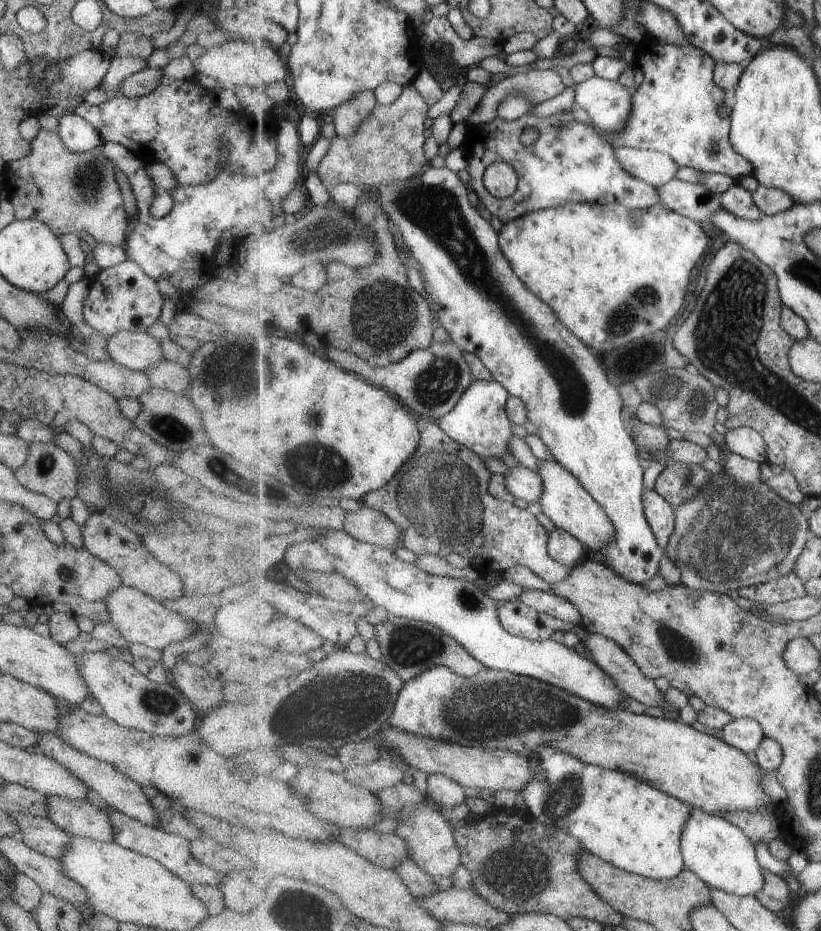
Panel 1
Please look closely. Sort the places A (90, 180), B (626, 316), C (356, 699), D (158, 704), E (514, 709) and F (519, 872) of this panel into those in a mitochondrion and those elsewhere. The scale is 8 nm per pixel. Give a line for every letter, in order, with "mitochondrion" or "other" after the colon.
A: mitochondrion
B: mitochondrion
C: mitochondrion
D: mitochondrion
E: mitochondrion
F: mitochondrion

